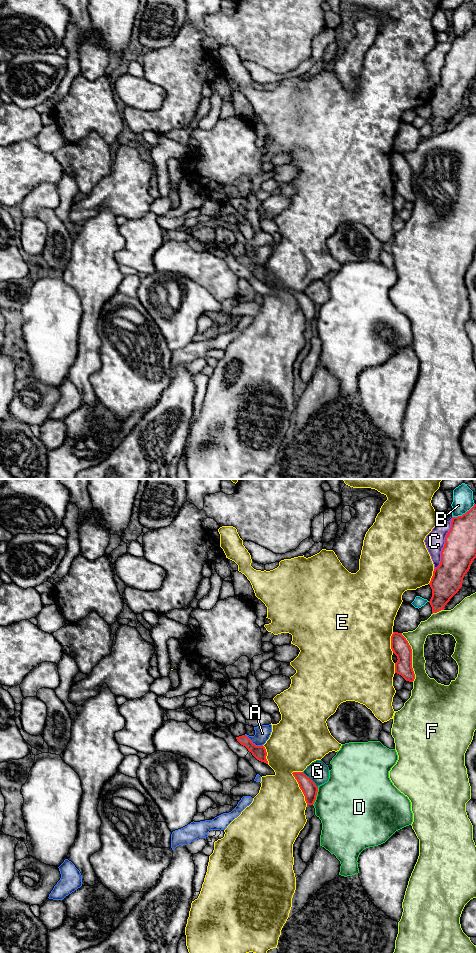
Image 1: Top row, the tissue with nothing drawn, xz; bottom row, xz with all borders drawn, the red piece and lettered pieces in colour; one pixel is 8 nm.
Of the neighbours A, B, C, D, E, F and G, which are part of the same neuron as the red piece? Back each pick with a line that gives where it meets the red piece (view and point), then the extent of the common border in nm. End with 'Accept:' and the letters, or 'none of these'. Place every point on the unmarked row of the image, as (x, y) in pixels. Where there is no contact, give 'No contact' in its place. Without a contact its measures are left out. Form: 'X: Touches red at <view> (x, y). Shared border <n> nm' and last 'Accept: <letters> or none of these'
Accept: none of these

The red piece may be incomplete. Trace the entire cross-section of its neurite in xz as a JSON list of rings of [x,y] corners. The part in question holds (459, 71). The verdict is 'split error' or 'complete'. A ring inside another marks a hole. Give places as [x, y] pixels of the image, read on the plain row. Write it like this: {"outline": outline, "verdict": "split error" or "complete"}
{"outline": [[[476,24],[462,36],[452,37],[451,48],[445,57],[440,85],[434,89],[429,103],[432,117],[429,121],[432,134],[444,130],[445,125],[462,107],[463,98],[476,78]]], "verdict": "complete"}

